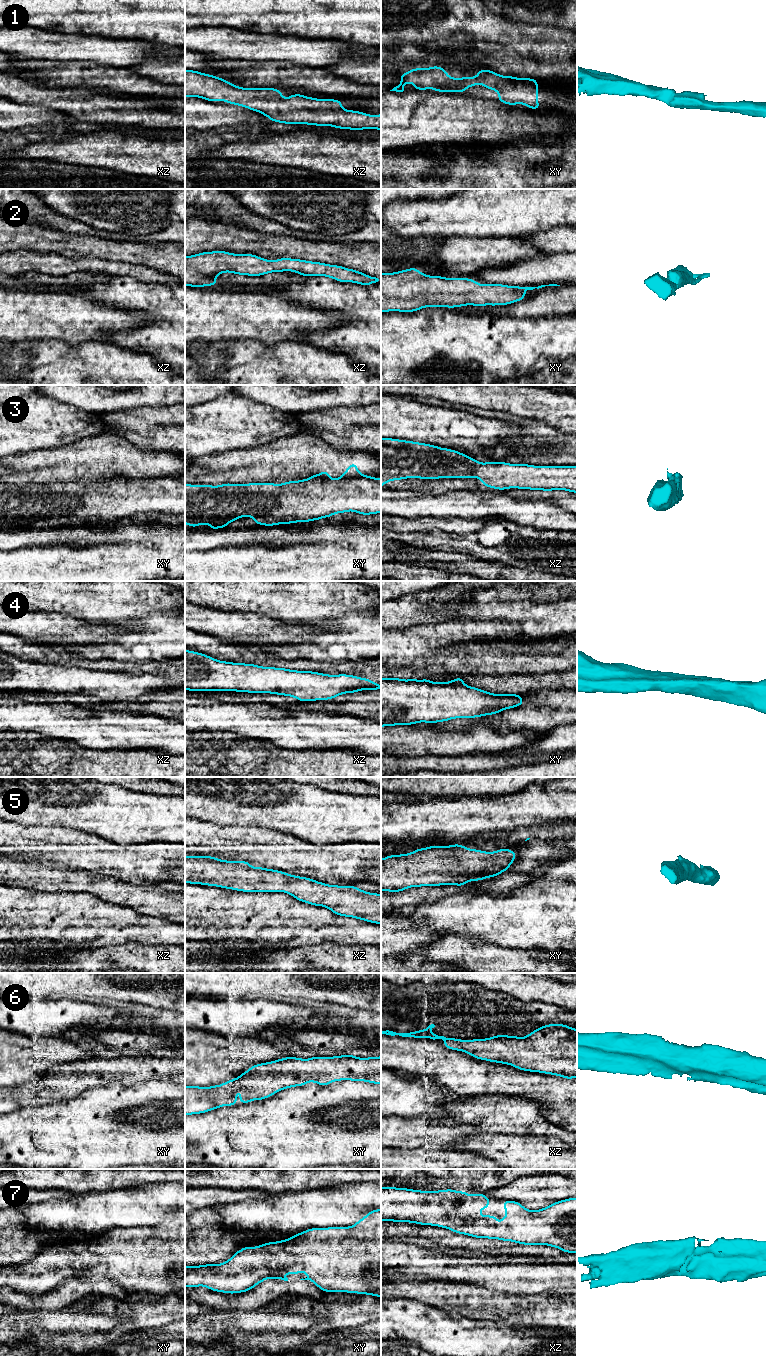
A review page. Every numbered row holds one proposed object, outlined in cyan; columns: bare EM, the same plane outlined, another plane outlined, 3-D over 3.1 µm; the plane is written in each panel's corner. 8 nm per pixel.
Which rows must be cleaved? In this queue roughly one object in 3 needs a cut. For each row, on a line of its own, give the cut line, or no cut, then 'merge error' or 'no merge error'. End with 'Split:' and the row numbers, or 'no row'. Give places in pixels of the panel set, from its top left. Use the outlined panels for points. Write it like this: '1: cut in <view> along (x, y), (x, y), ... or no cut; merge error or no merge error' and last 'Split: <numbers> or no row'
1: no cut; no merge error
2: no cut; no merge error
3: no cut; no merge error
4: no cut; no merge error
5: no cut; no merge error
6: no cut; no merge error
7: no cut; no merge error
Split: no row

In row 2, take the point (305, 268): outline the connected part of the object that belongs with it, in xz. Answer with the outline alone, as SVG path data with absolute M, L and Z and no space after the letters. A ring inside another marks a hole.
M215 250L212 252L202 252L191 256L185 256L185 286L204 287L217 285L215 277L225 272L230 272L238 275L261 276L272 272L296 272L302 276L326 276L335 279L339 282L357 283L364 286L379 281L378 278L366 275L354 269L348 269L339 265L330 265L321 262L312 262L301 259L280 258L274 261L269 261L265 258L246 253L234 254L226 251Z

